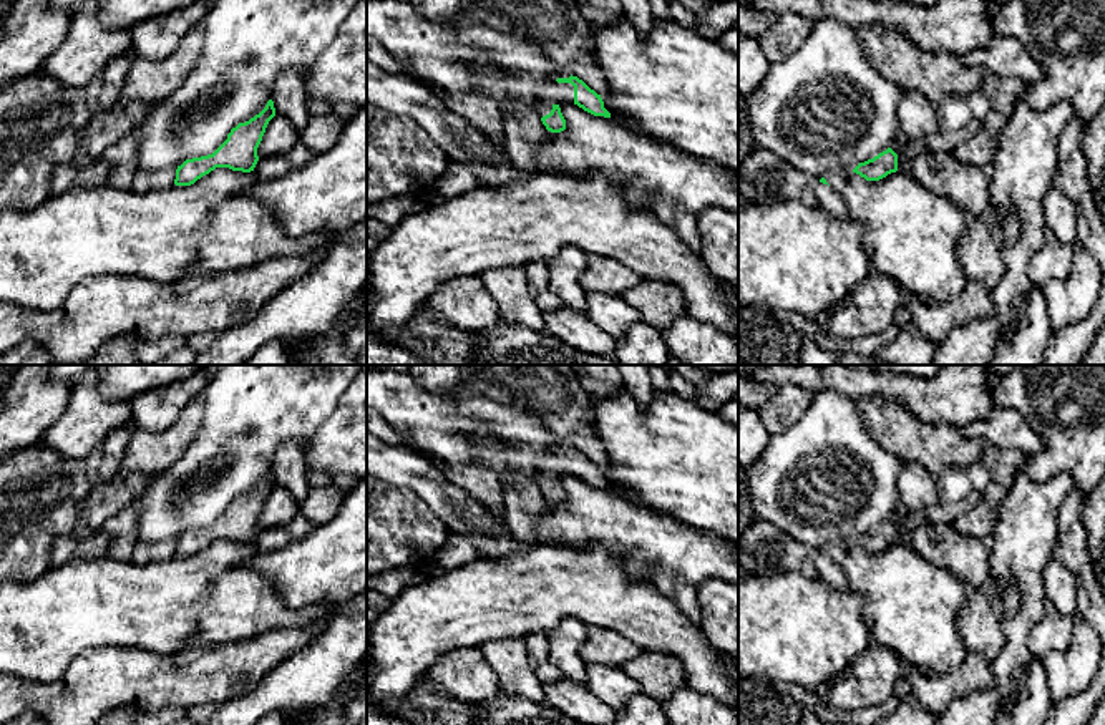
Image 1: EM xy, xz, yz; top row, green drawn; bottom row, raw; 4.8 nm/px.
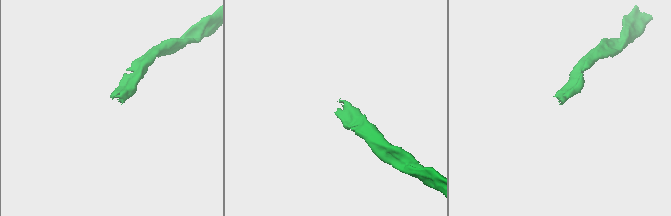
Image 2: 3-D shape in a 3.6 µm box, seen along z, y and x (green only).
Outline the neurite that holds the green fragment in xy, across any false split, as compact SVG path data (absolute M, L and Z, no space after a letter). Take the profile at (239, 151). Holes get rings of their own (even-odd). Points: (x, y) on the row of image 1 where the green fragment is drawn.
M269 100L259 114L232 128L227 139L212 154L186 159L178 166L174 184L191 186L216 168L229 168L242 173L254 171L259 161L257 148L274 116L274 101Z

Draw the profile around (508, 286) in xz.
M524 265L489 269L481 275L484 287L498 305L499 317L533 330L543 330L543 310L528 292Z

